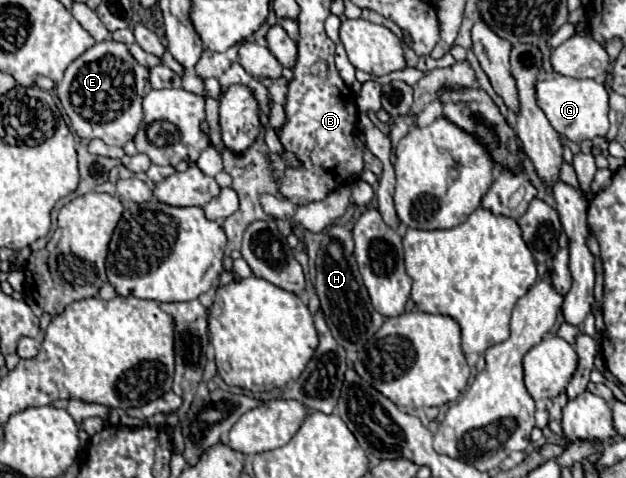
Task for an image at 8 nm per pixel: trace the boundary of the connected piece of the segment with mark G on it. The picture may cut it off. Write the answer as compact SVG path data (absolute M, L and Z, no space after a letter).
M556 74L552 80L542 80L536 84L536 96L548 122L560 136L576 144L580 144L582 140L594 140L596 136L606 136L610 104L608 104L608 90L604 88L602 82L590 78L586 80L566 78Z

